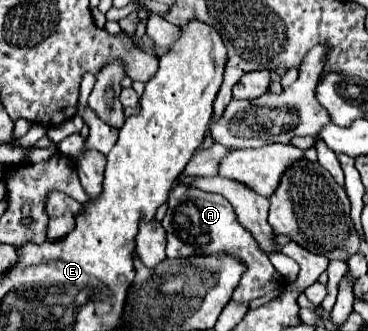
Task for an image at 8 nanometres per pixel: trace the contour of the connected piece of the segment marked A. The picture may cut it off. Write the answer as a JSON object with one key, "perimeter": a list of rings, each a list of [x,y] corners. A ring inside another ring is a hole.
{"perimeter":[[[178,184],[170,192],[168,204],[170,208],[162,220],[162,226],[166,230],[168,258],[192,256],[192,254],[220,254],[220,252],[238,256],[246,264],[246,272],[242,274],[242,280],[234,290],[232,300],[236,302],[250,302],[282,286],[282,276],[272,266],[270,258],[258,250],[258,244],[248,234],[248,230],[240,226],[232,204],[222,194],[208,194],[208,192],[190,188],[186,184]]]}

